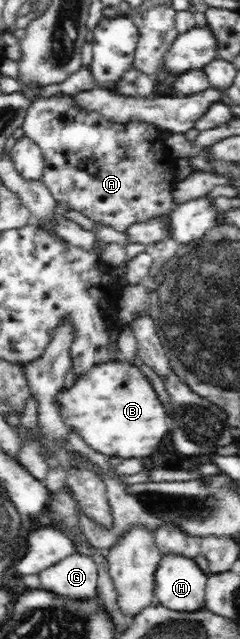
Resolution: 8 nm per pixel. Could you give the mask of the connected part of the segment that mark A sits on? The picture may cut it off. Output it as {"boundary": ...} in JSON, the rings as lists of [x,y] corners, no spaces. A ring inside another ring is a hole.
{"boundary":[[[58,93],[31,102],[21,126],[43,152],[46,169],[41,180],[52,192],[53,198],[59,200],[59,206],[71,205],[73,210],[83,213],[99,226],[109,226],[117,232],[125,233],[133,225],[167,213],[176,206],[172,196],[179,181],[178,159],[169,152],[169,145],[165,144],[165,139],[153,123],[137,117],[113,121],[101,109],[89,109],[76,94]]]}

